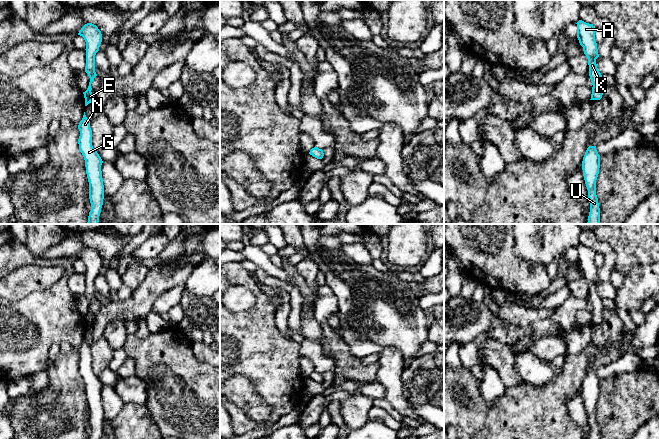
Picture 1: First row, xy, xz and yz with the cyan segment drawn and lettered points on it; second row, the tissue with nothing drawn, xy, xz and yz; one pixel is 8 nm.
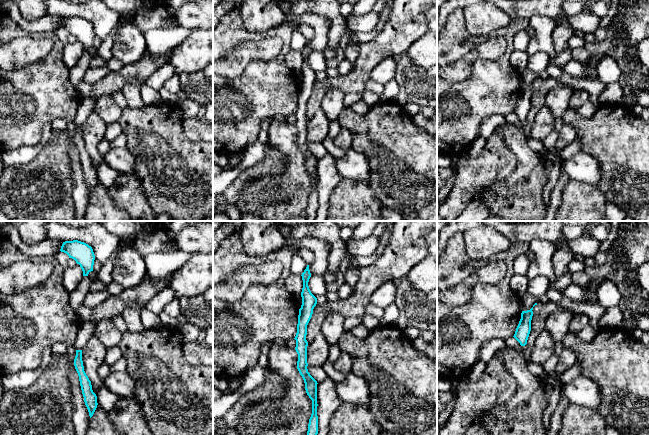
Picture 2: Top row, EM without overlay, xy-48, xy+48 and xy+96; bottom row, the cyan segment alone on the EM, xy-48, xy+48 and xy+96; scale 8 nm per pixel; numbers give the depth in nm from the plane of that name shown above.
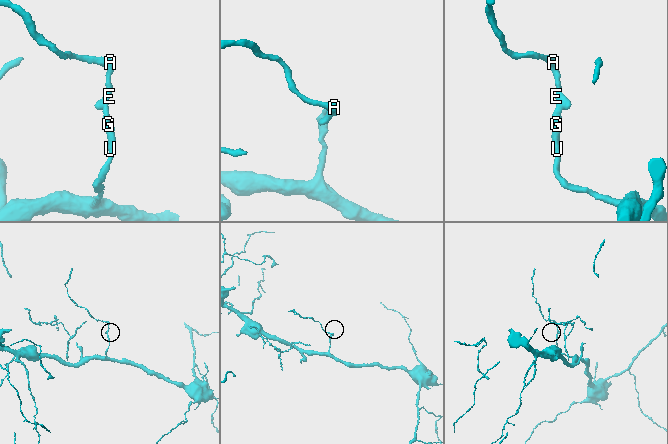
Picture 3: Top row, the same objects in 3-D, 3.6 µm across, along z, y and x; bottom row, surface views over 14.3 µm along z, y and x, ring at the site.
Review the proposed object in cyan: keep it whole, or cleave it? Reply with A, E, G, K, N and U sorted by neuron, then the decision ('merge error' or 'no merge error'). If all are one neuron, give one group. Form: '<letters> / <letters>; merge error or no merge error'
A E G K N U; no merge error

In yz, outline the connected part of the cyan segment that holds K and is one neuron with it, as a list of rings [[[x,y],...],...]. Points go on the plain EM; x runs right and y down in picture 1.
[[[579,244],[576,248],[577,262],[588,283],[589,300],[593,309],[590,324],[600,324],[603,319],[604,308],[602,305],[602,299],[596,288],[596,283],[599,281],[597,267],[595,265],[596,252],[593,248],[586,247],[582,244]]]

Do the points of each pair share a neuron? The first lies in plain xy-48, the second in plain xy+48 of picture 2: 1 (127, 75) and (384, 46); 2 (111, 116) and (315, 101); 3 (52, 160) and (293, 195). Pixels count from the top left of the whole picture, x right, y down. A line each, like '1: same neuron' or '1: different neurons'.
1: same neuron
2: different neurons
3: same neuron

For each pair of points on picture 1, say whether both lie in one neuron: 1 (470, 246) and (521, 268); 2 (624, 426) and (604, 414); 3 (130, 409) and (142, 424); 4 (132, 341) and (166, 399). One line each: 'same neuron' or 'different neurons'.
1: same neuron
2: same neuron
3: same neuron
4: same neuron

